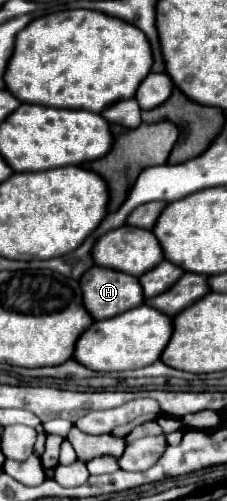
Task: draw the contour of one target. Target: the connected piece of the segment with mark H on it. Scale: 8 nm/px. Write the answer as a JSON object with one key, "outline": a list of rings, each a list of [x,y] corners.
{"outline":[[[93,267],[81,277],[83,301],[95,321],[105,317],[115,317],[117,313],[125,313],[125,309],[133,309],[133,305],[145,303],[143,287],[137,277],[107,269]]]}

